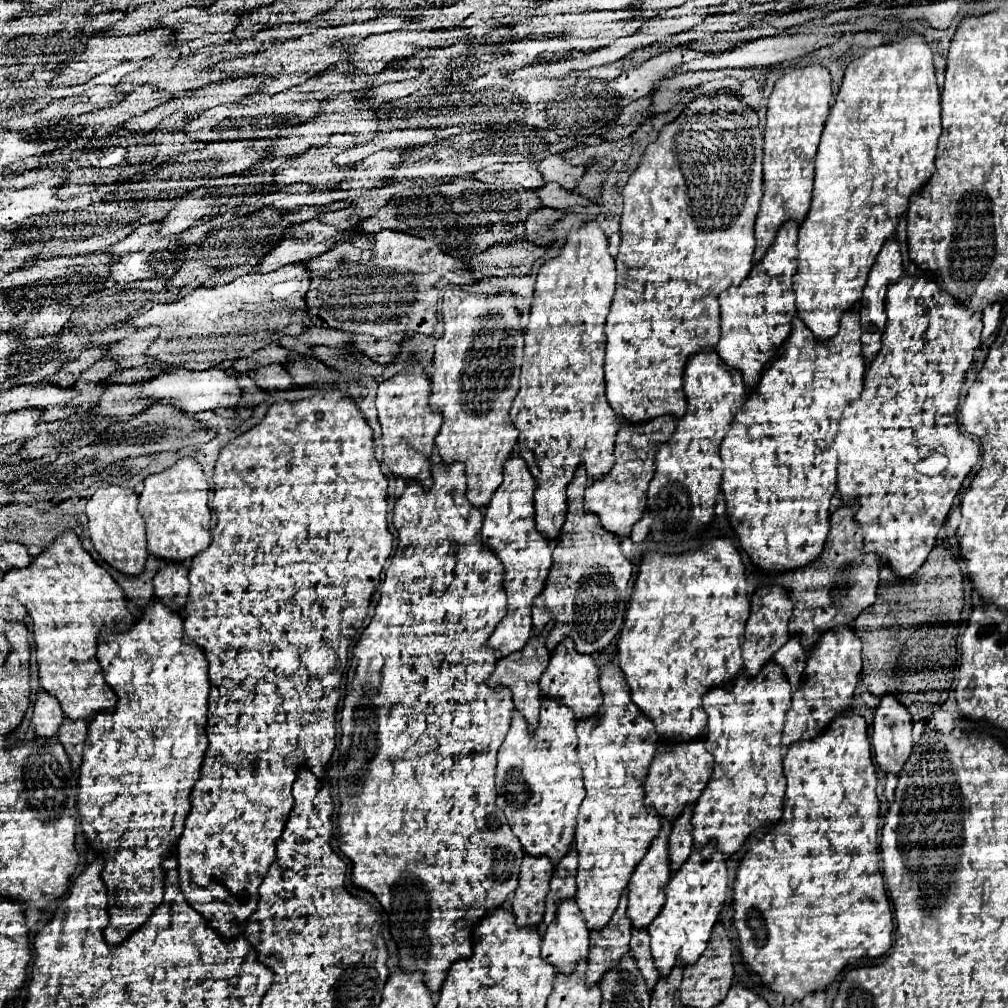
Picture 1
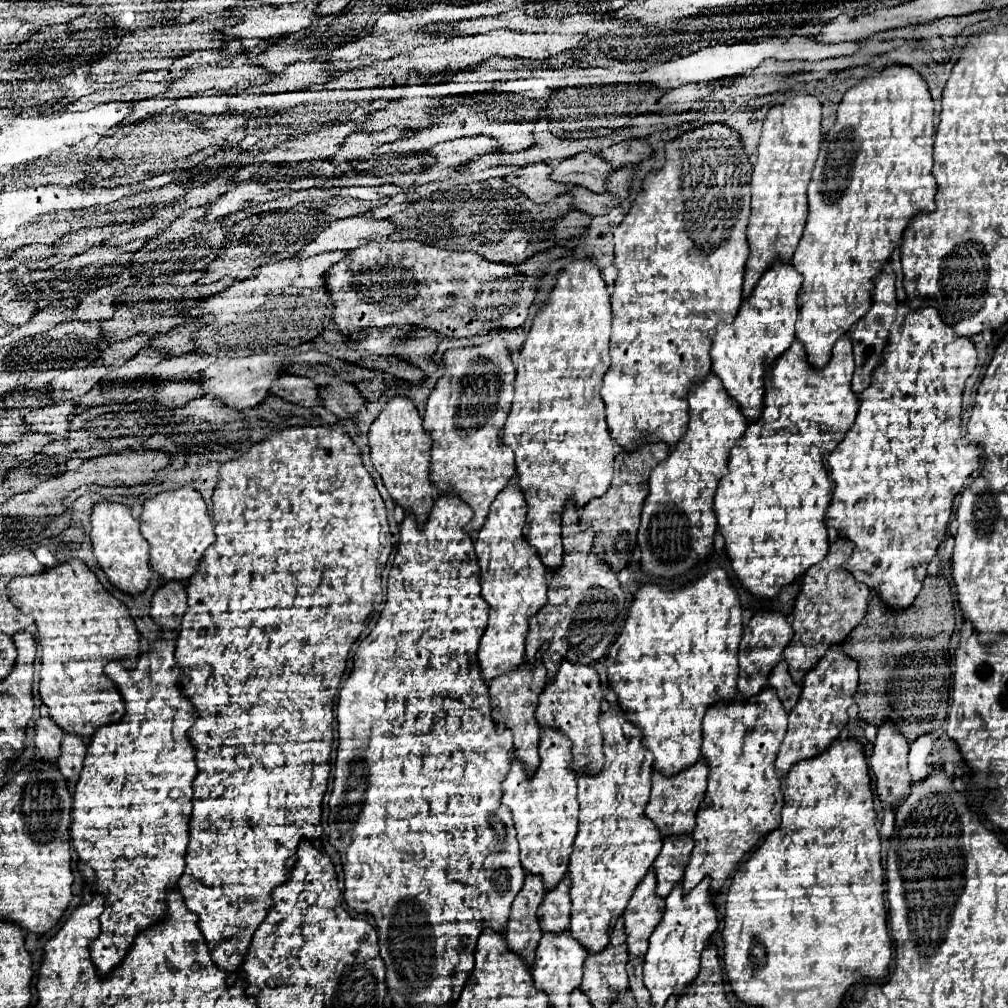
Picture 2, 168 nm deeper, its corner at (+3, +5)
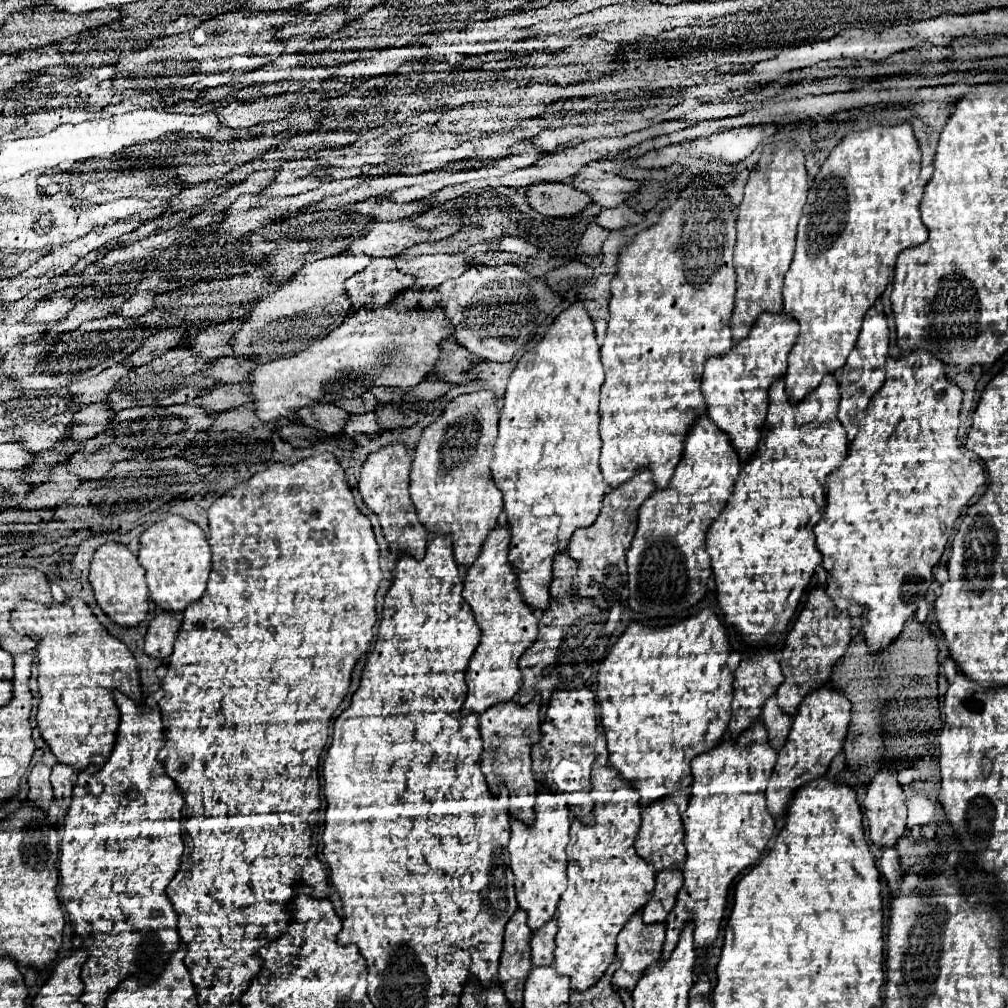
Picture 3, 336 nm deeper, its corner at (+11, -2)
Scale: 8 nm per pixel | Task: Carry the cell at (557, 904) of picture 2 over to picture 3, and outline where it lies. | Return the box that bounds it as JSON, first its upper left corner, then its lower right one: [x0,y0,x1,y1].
[531,917,557,967]

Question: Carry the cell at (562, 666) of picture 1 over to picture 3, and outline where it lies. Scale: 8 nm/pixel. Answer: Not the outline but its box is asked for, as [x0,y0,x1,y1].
[531,689,597,791]

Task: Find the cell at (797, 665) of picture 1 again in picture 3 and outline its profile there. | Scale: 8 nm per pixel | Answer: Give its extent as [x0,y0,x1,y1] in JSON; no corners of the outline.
[761,697,791,751]

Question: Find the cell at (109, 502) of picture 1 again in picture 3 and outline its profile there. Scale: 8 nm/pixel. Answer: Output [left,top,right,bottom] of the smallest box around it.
[89,543,149,625]

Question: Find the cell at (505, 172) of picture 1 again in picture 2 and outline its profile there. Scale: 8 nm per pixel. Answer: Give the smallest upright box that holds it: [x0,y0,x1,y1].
[505,162,573,204]

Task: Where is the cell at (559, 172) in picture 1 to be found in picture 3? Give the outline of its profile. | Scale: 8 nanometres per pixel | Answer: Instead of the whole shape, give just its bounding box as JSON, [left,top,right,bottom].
[571,165,639,207]

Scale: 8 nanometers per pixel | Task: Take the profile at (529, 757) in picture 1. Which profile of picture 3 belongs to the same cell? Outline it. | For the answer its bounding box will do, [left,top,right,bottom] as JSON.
[509,805,569,931]

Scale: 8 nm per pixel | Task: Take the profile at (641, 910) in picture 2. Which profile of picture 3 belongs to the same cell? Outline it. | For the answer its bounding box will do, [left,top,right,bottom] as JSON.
[613,911,665,989]

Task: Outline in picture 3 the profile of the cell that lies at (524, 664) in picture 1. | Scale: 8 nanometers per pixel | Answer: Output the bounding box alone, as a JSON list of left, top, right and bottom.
[479,695,541,793]

